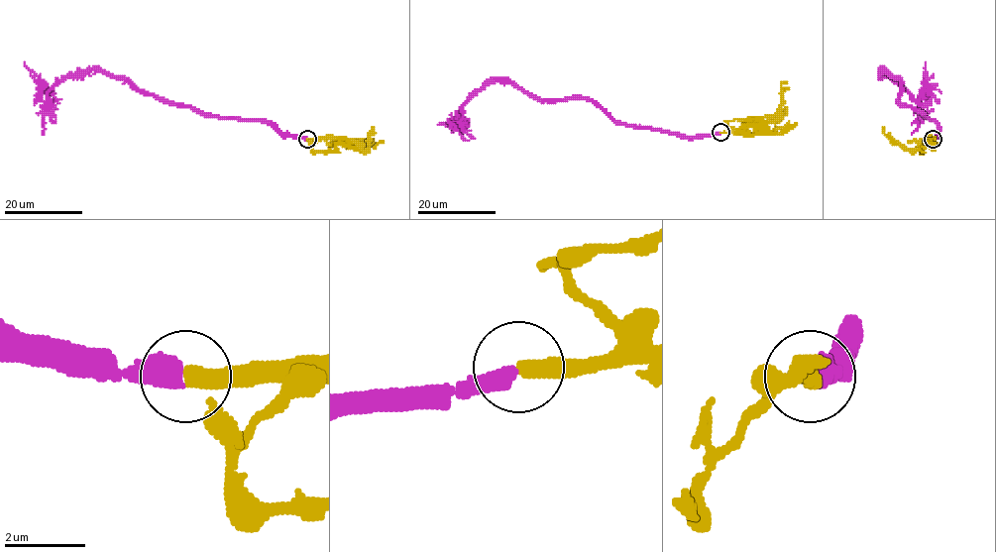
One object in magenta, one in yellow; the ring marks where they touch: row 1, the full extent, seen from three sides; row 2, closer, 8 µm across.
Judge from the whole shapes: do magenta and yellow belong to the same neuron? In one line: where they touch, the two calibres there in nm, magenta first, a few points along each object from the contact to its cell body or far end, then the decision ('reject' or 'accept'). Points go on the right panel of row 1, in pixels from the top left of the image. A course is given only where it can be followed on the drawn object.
place (933, 139); calibres 500 and 440 nm; course magenta (933, 139), (938, 124), (901, 104), (898, 101), (901, 82), (882, 70), (918, 101), (927, 72), (926, 62); course yellow (933, 139), (919, 143), (911, 150), (892, 141), (882, 127); reject

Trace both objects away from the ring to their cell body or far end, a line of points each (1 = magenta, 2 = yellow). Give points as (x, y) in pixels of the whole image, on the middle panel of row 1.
1: (720, 132), (682, 137), (617, 124), (589, 100), (540, 100), (506, 81), (491, 81), (454, 124), (437, 125)
2: (720, 132), (743, 132), (751, 118), (772, 116), (778, 110), (781, 85), (786, 81)

